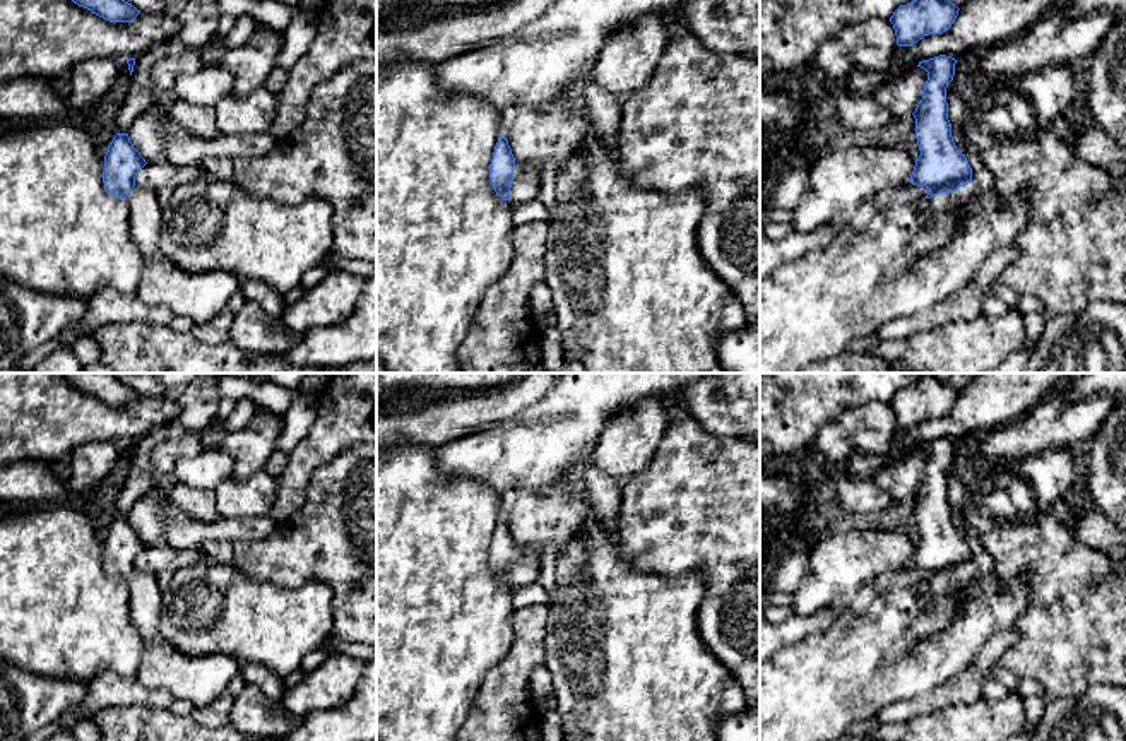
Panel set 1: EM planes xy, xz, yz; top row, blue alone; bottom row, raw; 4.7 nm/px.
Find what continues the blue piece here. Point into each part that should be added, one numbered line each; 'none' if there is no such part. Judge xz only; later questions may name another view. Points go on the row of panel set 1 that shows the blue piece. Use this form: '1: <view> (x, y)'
1: xz (526, 180)

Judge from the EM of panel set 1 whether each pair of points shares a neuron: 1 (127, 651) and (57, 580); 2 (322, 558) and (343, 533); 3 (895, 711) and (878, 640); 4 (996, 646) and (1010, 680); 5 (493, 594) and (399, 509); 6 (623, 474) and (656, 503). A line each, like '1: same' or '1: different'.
1: same
2: same
3: different
4: different
5: same
6: different

